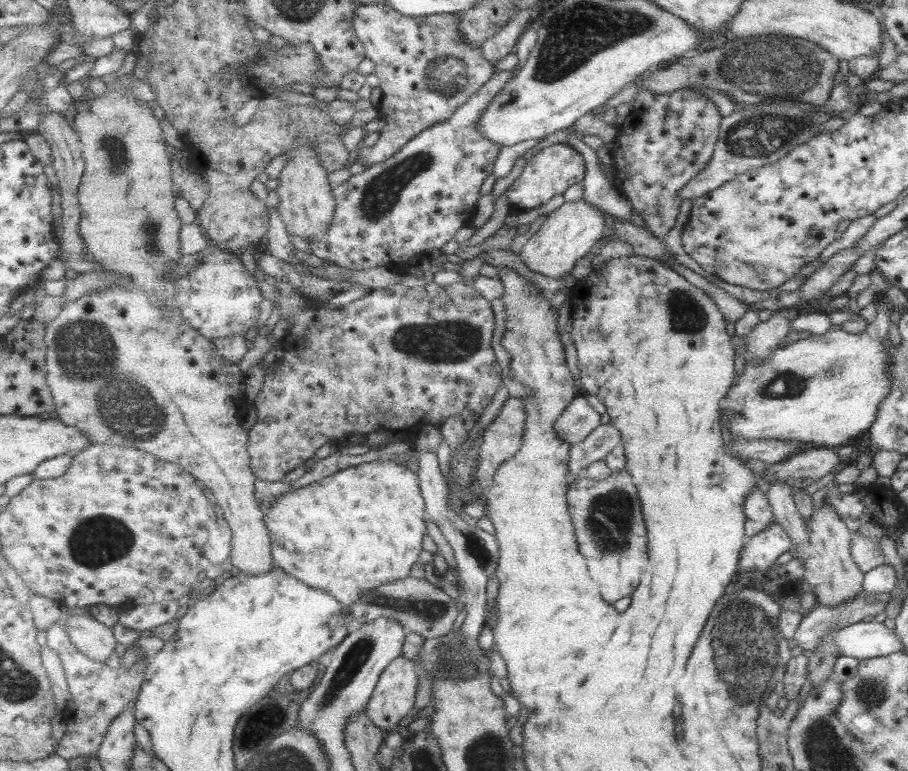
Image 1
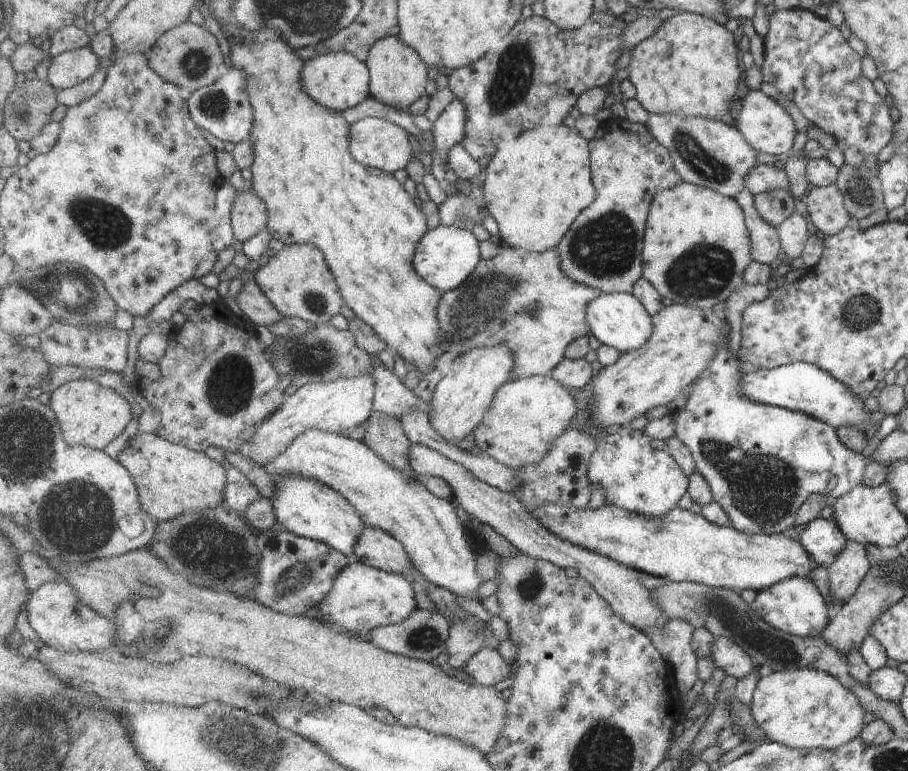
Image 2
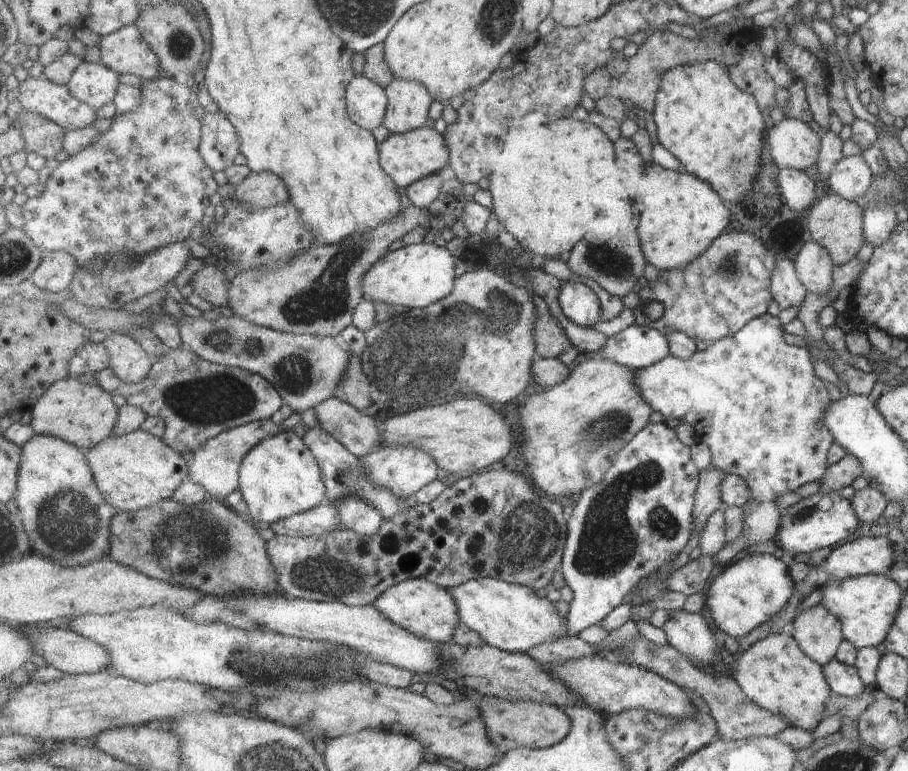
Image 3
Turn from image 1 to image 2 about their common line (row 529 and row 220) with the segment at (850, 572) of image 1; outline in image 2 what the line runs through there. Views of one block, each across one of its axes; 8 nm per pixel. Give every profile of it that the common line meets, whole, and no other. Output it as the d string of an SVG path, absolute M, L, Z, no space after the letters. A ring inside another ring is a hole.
M837 183L825 187L811 186L805 200L811 227L821 236L834 236L850 222L842 191Z

